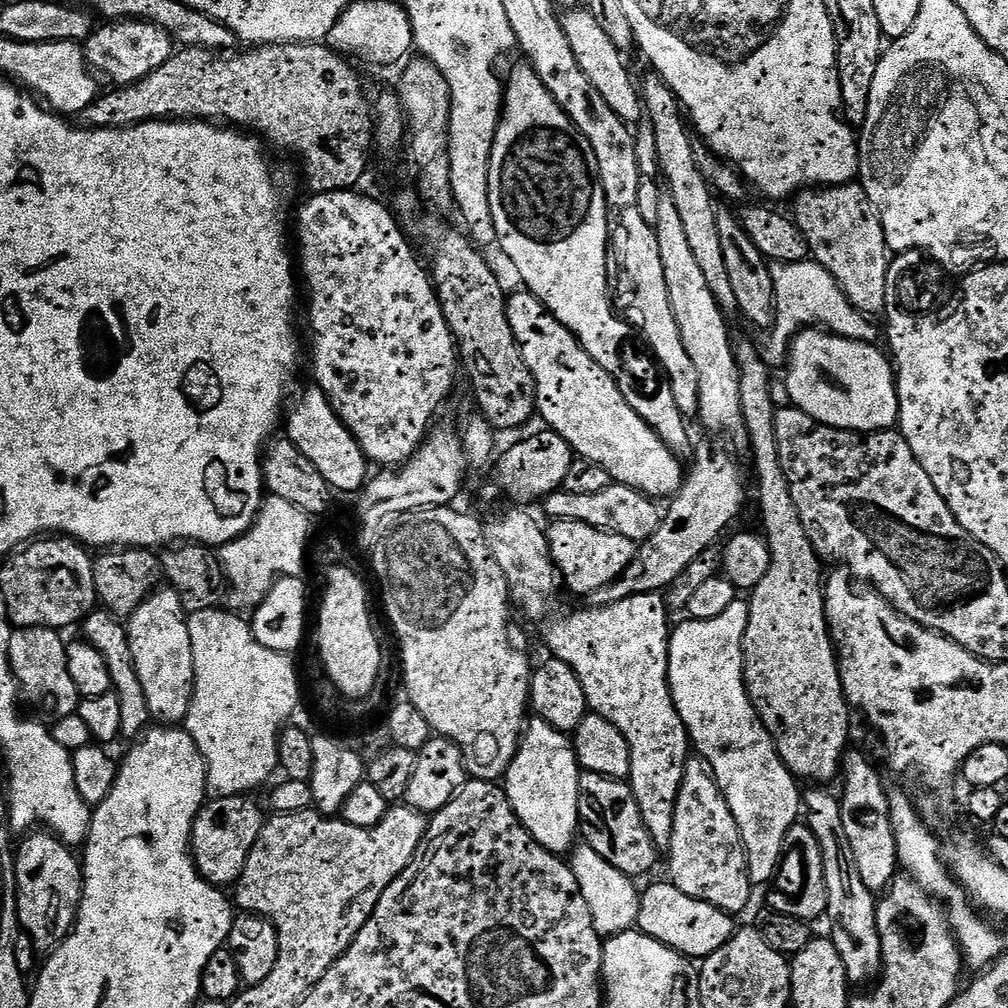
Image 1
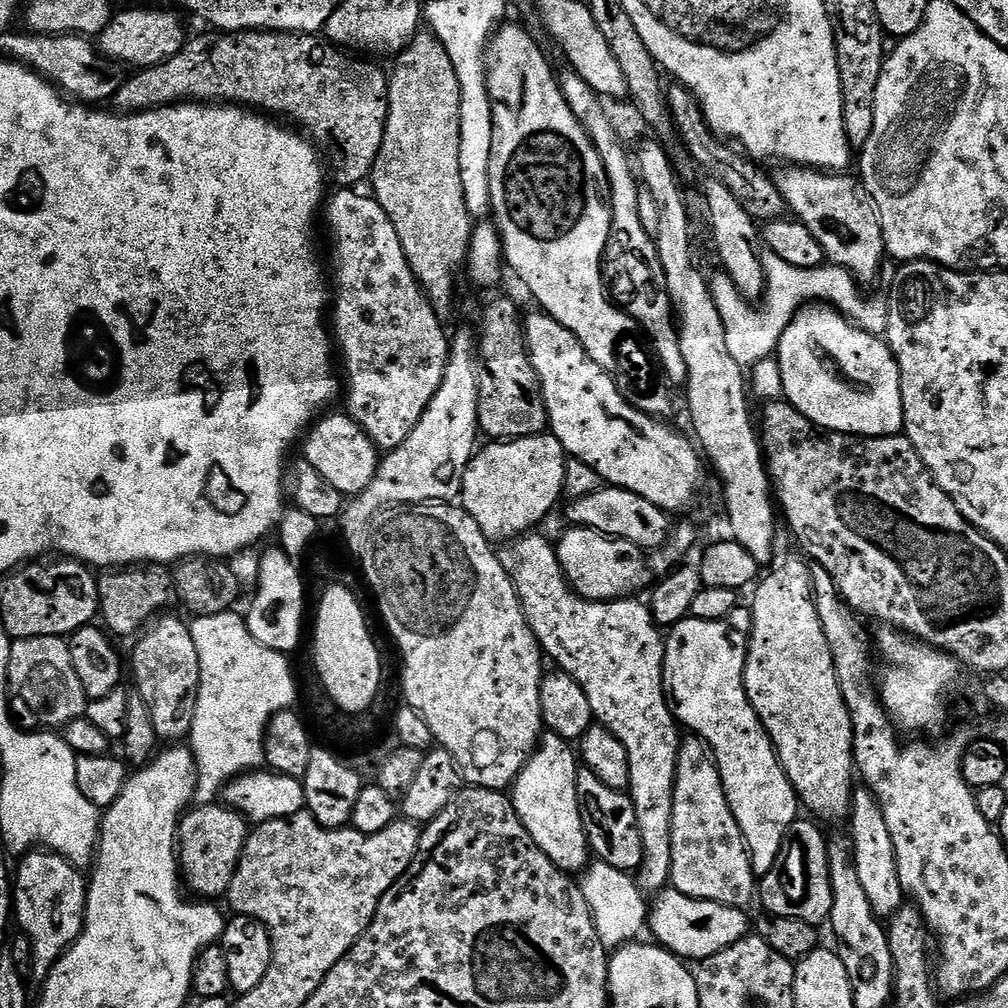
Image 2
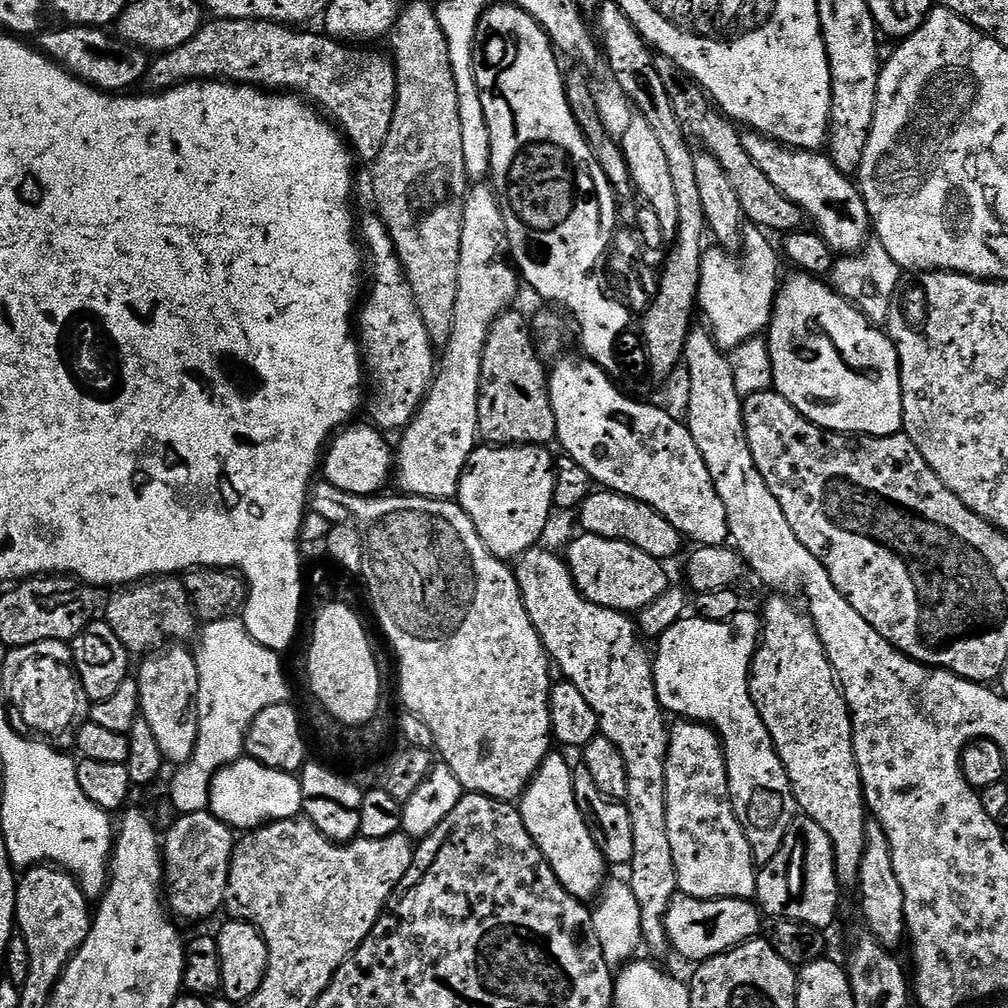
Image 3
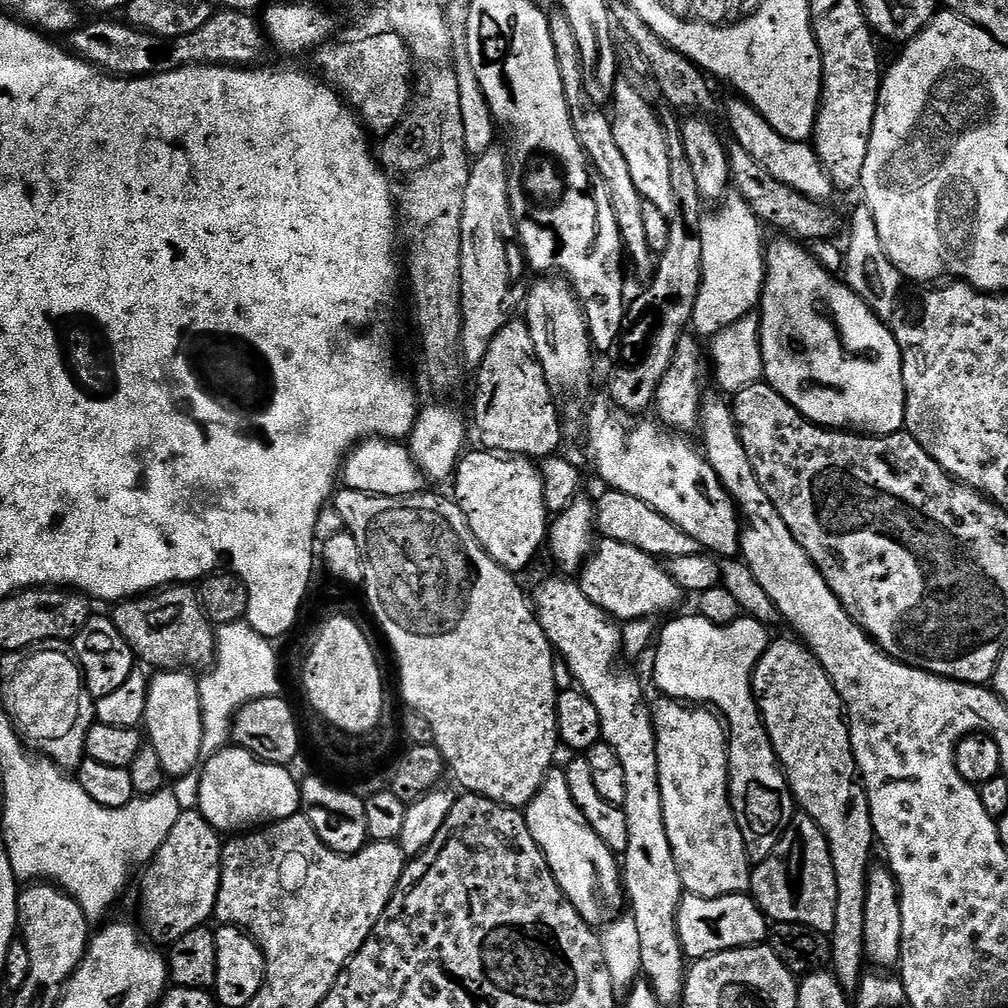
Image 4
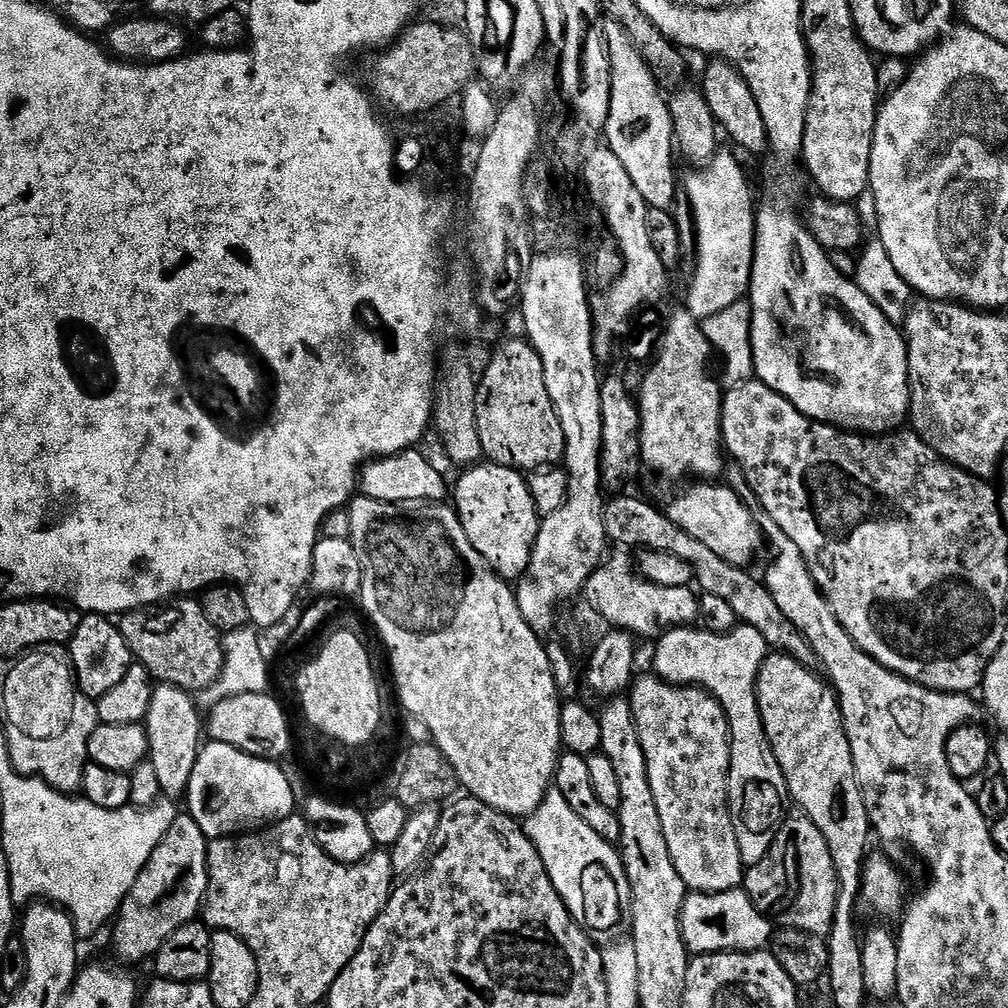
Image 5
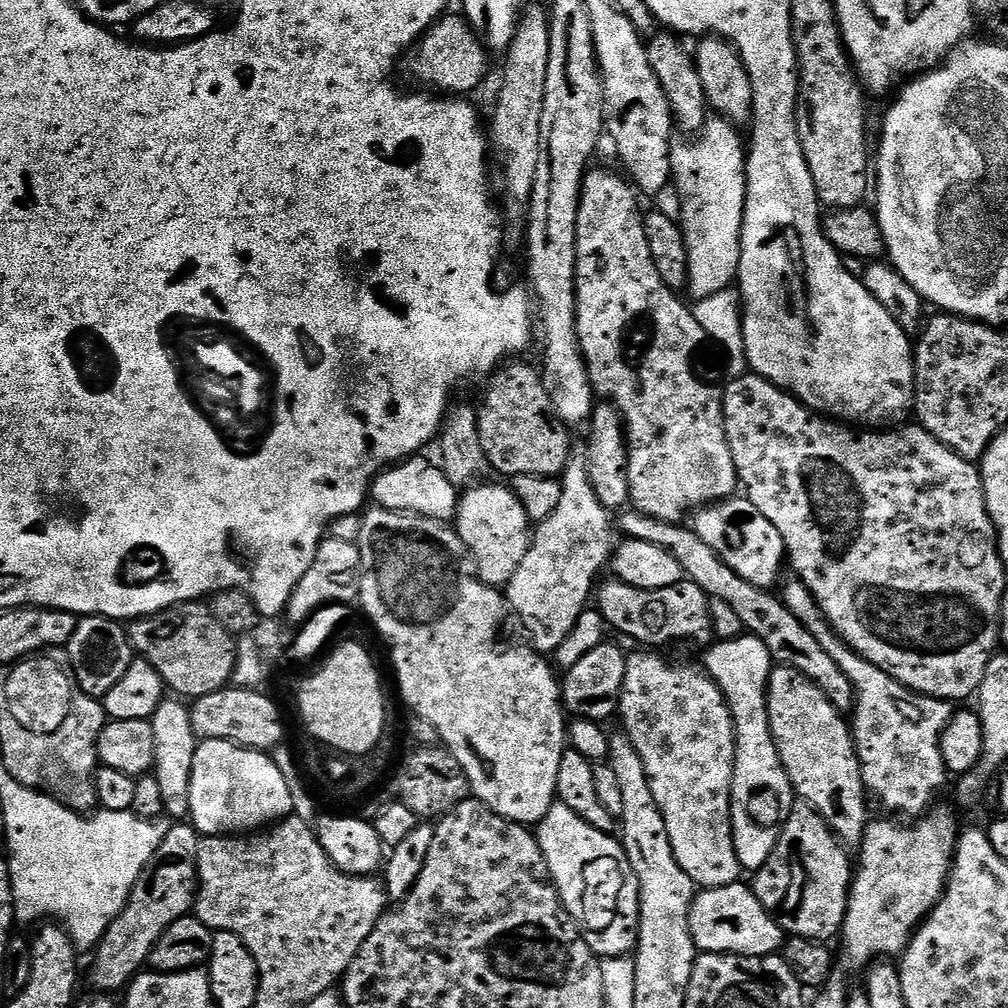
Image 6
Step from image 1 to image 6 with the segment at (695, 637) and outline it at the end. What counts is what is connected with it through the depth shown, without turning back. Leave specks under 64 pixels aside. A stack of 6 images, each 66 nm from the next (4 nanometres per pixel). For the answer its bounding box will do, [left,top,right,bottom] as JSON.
[703,634,794,874]

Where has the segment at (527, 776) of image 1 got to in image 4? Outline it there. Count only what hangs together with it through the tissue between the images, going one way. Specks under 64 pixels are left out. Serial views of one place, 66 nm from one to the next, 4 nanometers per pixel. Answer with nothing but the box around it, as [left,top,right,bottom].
[526,770,626,926]

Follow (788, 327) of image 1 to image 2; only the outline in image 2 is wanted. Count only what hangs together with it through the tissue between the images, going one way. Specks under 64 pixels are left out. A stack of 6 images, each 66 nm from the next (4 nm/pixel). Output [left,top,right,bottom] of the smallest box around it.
[710,251,887,366]

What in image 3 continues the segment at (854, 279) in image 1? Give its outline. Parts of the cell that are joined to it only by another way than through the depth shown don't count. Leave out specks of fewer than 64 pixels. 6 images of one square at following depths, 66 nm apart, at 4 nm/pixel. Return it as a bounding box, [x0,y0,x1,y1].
[742,131,874,254]

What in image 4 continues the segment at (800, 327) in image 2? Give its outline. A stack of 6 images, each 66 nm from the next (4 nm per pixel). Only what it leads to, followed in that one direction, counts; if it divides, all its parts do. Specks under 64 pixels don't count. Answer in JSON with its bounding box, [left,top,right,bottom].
[758,238,904,436]

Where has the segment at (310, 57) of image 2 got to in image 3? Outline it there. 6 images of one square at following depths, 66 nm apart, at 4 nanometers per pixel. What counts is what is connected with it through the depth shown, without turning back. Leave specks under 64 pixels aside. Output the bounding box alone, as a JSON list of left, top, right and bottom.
[146,18,396,162]

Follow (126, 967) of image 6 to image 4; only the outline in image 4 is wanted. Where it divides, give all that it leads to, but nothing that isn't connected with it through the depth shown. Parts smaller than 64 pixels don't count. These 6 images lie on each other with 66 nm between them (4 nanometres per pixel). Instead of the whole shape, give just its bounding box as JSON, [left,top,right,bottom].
[140,810,222,946]

